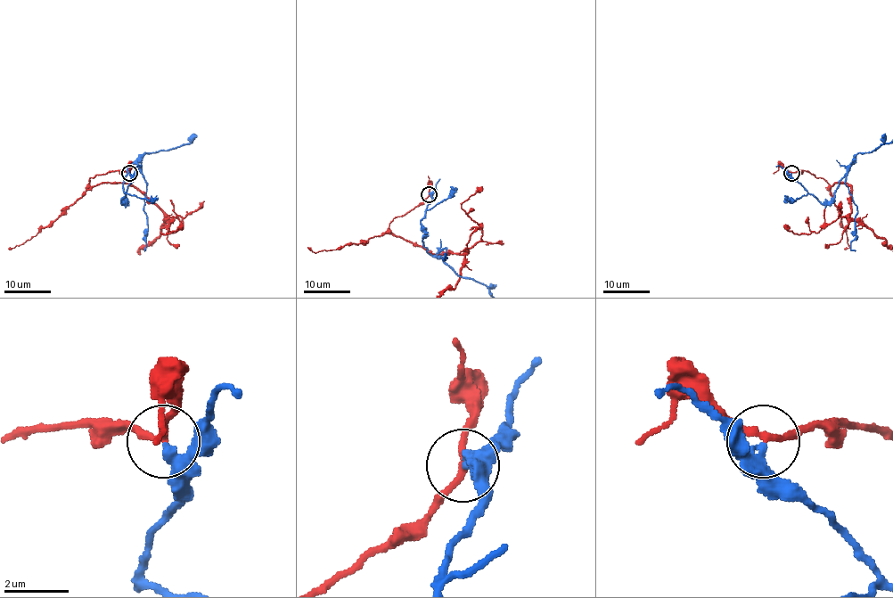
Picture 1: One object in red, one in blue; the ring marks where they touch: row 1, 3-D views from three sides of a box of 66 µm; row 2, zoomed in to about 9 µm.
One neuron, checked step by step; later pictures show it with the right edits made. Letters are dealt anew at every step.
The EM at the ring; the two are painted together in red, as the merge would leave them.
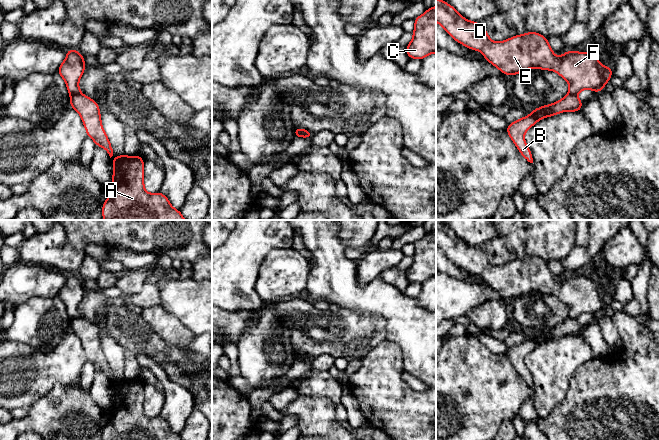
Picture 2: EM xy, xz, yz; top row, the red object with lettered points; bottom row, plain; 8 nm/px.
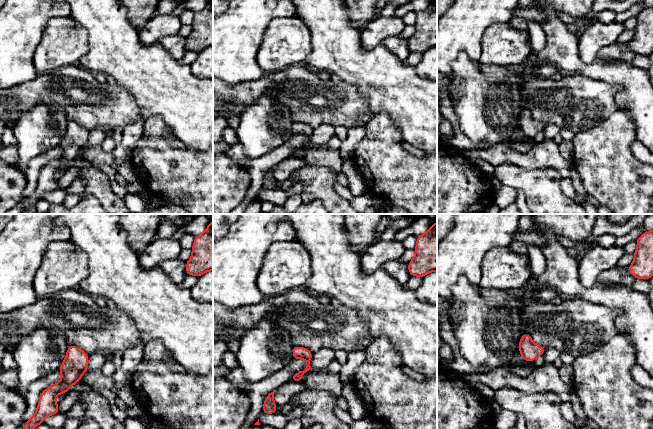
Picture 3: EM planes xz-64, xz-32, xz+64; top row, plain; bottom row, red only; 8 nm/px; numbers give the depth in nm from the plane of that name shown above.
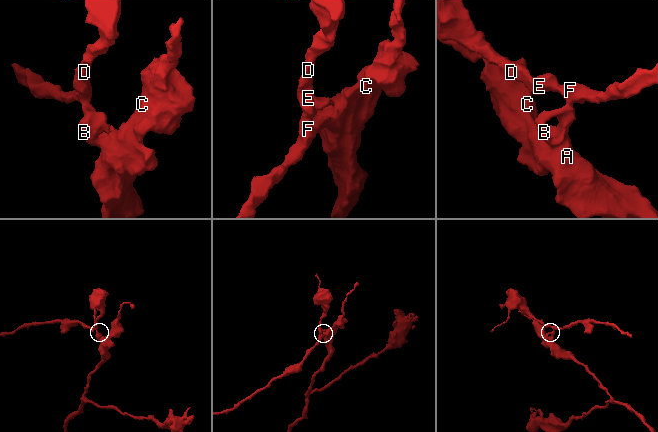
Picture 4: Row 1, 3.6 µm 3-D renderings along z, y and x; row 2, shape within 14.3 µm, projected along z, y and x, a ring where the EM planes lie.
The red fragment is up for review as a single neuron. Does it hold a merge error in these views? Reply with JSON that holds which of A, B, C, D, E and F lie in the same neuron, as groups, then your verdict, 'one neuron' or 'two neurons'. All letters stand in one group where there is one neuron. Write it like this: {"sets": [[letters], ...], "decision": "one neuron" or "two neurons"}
{"sets": [["A", "B", "C"], ["D", "E", "F"]], "decision": "two neurons"}

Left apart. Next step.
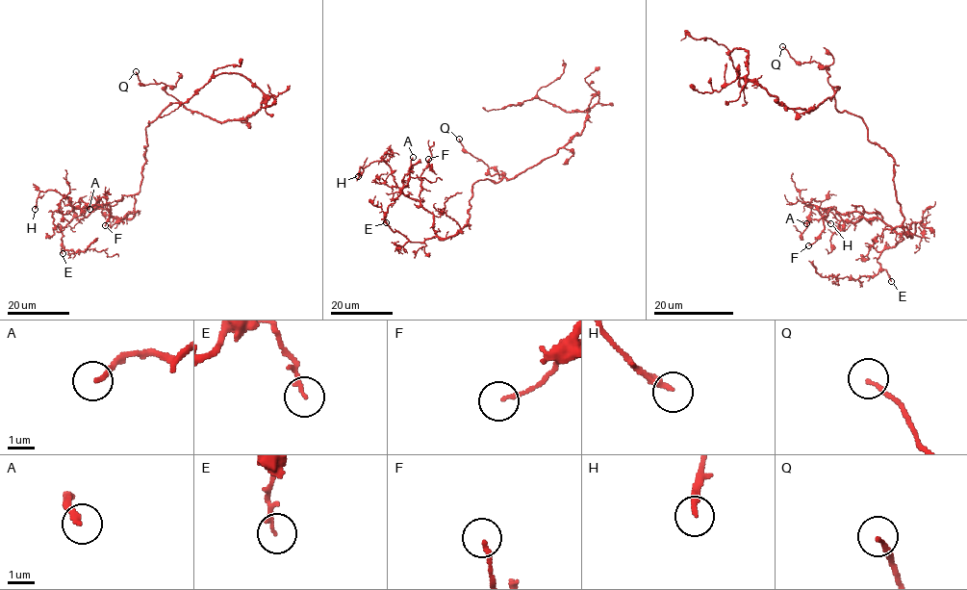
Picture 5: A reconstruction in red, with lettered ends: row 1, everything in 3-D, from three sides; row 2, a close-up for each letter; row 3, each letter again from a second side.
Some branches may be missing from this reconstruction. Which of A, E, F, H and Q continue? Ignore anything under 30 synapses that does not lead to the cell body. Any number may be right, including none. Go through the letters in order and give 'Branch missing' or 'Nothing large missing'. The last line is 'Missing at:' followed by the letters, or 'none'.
A: Nothing large missing
E: Nothing large missing
F: Nothing large missing
H: Nothing large missing
Q: Nothing large missing
Missing at: none

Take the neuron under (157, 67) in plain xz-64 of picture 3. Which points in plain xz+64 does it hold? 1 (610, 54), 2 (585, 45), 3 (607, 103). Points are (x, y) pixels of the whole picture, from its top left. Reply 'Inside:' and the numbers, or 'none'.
Inside: none

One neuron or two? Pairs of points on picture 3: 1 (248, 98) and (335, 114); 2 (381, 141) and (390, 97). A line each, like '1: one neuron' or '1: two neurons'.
1: one neuron
2: two neurons

